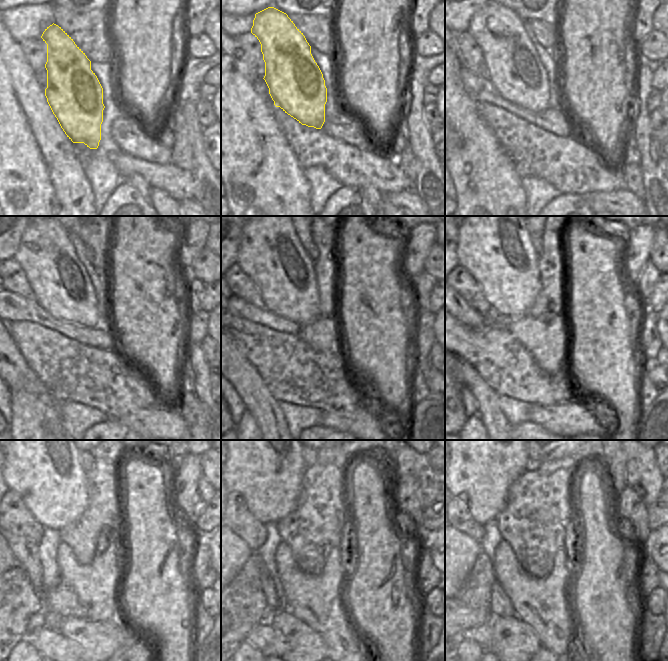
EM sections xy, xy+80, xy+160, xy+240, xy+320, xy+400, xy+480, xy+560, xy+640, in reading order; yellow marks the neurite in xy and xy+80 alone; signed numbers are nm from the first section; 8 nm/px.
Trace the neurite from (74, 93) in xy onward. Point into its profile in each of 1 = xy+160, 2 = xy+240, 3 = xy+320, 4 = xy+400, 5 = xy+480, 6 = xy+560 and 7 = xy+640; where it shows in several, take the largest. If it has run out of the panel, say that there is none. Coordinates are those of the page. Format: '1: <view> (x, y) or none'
1: xy+160 (515, 70)
2: xy+240 (60, 282)
3: xy+320 (270, 253)
4: xy+400 (493, 244)
5: xy+480 (43, 465)
6: xy+560 (264, 464)
7: xy+640 (485, 460)

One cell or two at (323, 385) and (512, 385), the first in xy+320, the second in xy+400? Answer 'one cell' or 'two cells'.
one cell

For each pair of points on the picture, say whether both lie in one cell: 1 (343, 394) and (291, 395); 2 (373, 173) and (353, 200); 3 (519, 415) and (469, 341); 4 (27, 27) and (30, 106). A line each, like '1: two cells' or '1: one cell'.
1: one cell
2: two cells
3: two cells
4: two cells

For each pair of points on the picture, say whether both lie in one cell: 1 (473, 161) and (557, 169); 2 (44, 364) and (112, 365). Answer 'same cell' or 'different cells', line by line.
1: different cells
2: same cell

